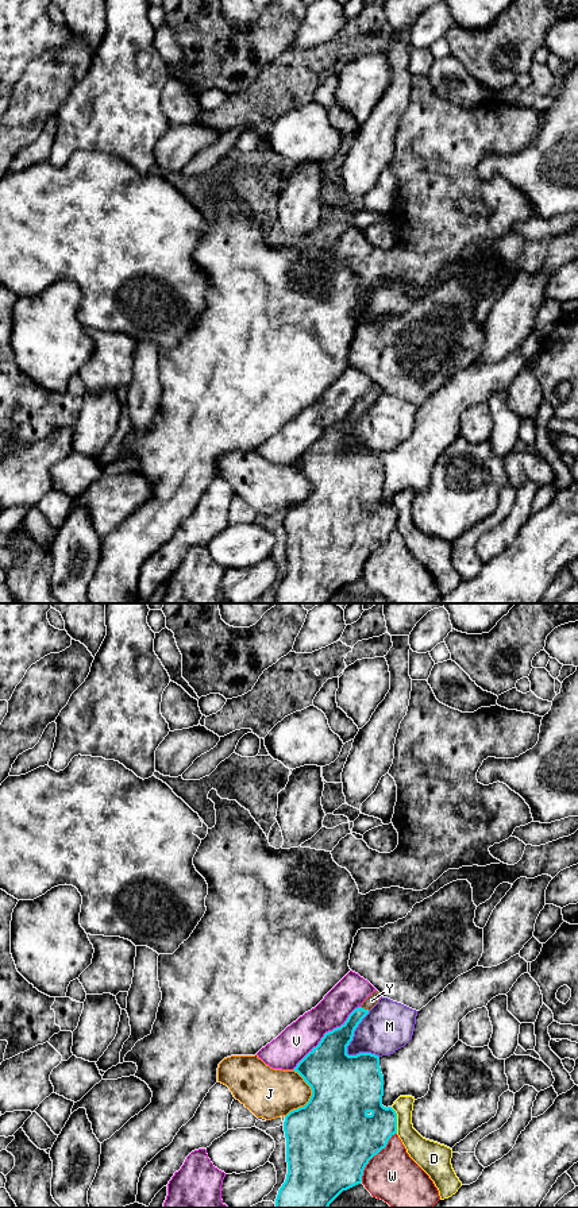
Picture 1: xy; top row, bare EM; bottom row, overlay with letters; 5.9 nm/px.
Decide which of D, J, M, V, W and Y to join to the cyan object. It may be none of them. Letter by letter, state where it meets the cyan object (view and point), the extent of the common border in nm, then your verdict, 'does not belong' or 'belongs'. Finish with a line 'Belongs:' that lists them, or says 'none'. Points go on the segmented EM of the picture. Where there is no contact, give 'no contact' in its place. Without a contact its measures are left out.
D: contact xy (396, 1120); length 170 nm; does not belong
J: contact xy (311, 1096); length 300 nm; does not belong
M: contact xy (353, 1034); length 300 nm; does not belong
V: contact xy (324, 1034); length 550 nm; does not belong
W: contact xy (373, 1156); length 360 nm; does not belong
Y: contact xy (363, 1008); length 60 nm; belongs
Belongs: Y

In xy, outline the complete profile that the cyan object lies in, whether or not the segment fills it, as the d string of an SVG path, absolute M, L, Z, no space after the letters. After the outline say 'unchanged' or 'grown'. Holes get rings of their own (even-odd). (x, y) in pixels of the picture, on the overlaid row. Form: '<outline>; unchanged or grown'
M374 991L340 1027L325 1033L319 1045L293 1069L311 1087L312 1096L304 1107L293 1109L285 1116L288 1174L278 1190L275 1208L328 1208L343 1190L362 1182L369 1161L385 1149L389 1139L397 1134L396 1111L382 1105L384 1076L379 1057L371 1053L347 1054L347 1046L352 1041L355 1028L379 999L381 993Z; grown

